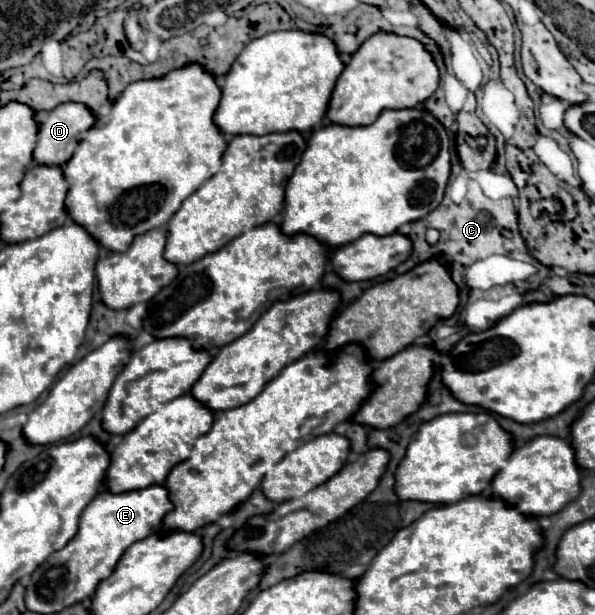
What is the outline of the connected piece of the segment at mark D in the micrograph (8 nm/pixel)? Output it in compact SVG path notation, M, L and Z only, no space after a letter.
M66 102L59 104L50 111L41 111L35 114L35 120L39 124L39 140L35 146L35 160L43 164L65 164L71 156L77 144L81 142L81 134L87 132L91 126L95 126L95 114L85 104Z

